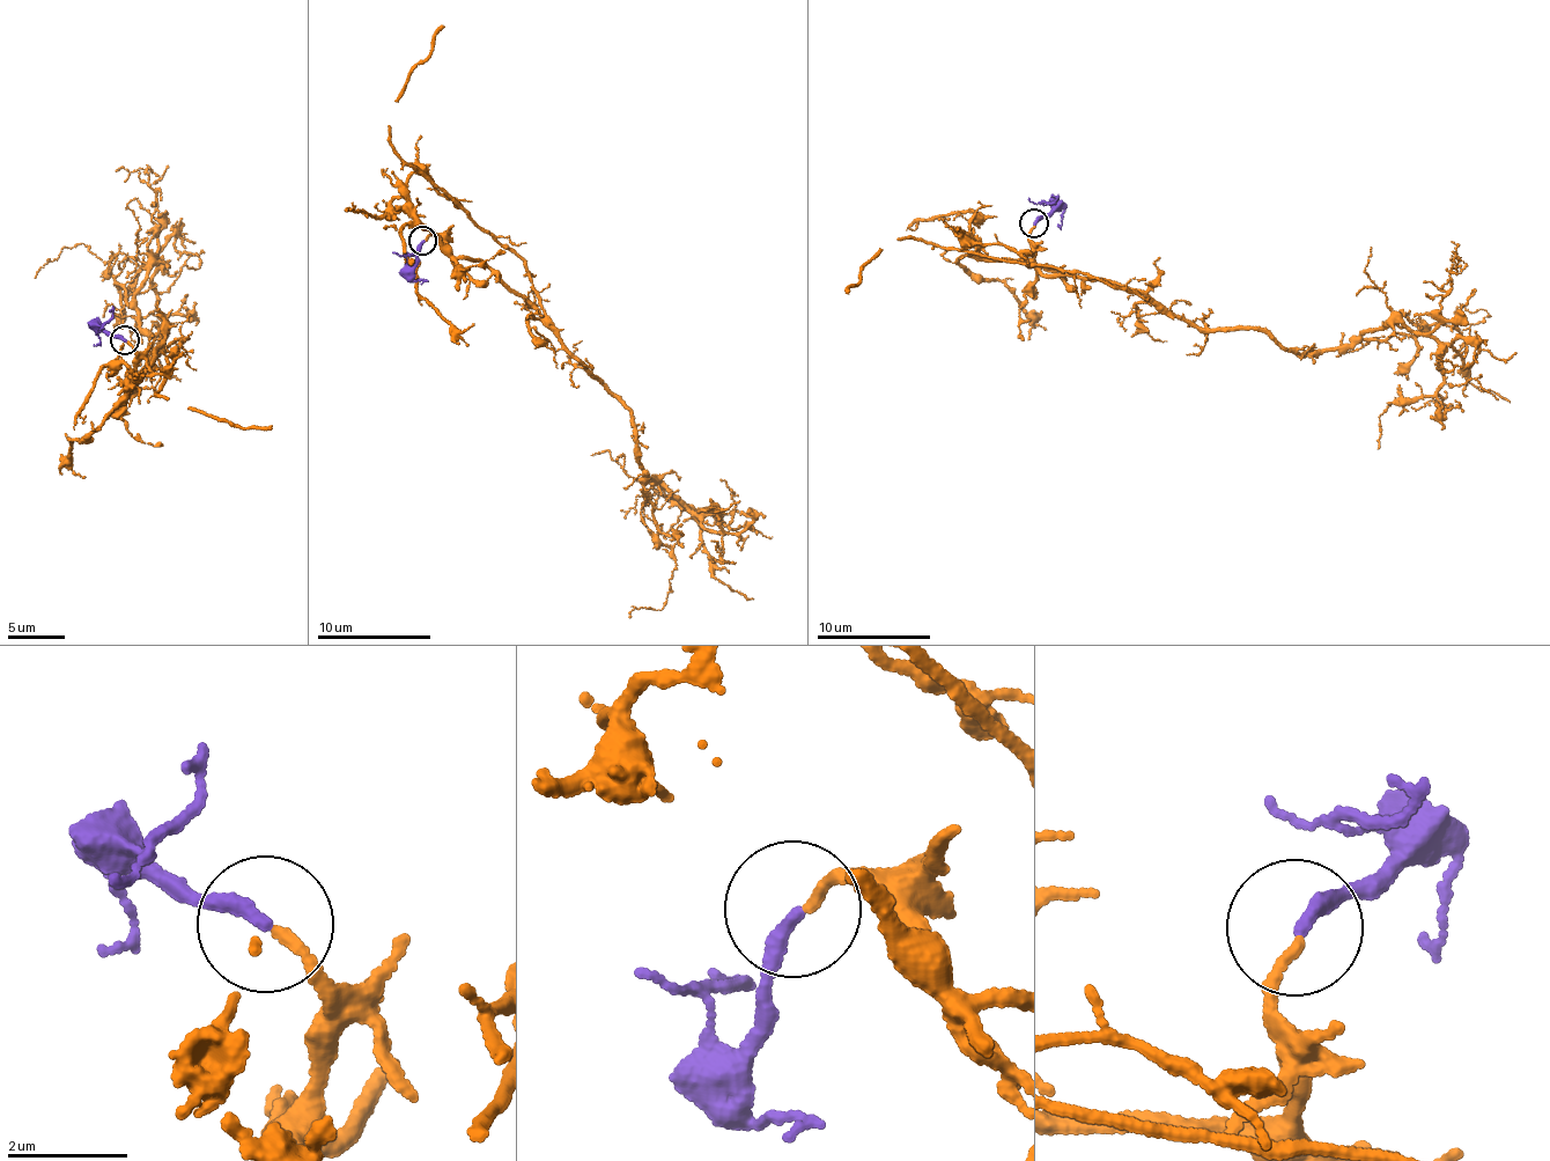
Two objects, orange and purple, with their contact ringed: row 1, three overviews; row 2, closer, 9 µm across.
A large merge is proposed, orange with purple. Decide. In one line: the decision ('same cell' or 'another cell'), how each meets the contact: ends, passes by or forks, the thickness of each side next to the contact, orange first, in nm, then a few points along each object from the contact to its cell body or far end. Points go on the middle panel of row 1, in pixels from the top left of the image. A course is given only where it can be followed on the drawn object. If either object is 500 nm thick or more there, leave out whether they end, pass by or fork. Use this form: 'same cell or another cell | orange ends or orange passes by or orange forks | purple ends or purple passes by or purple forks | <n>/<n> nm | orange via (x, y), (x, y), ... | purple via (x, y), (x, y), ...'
same cell | orange ends | purple ends | 160/240 nm | orange via (423, 240), (433, 234), (477, 259), (617, 397), (644, 480), (718, 534), (711, 507), (740, 501) | purple via (423, 240), (419, 262), (411, 265), (405, 257), (412, 255), (407, 251)

